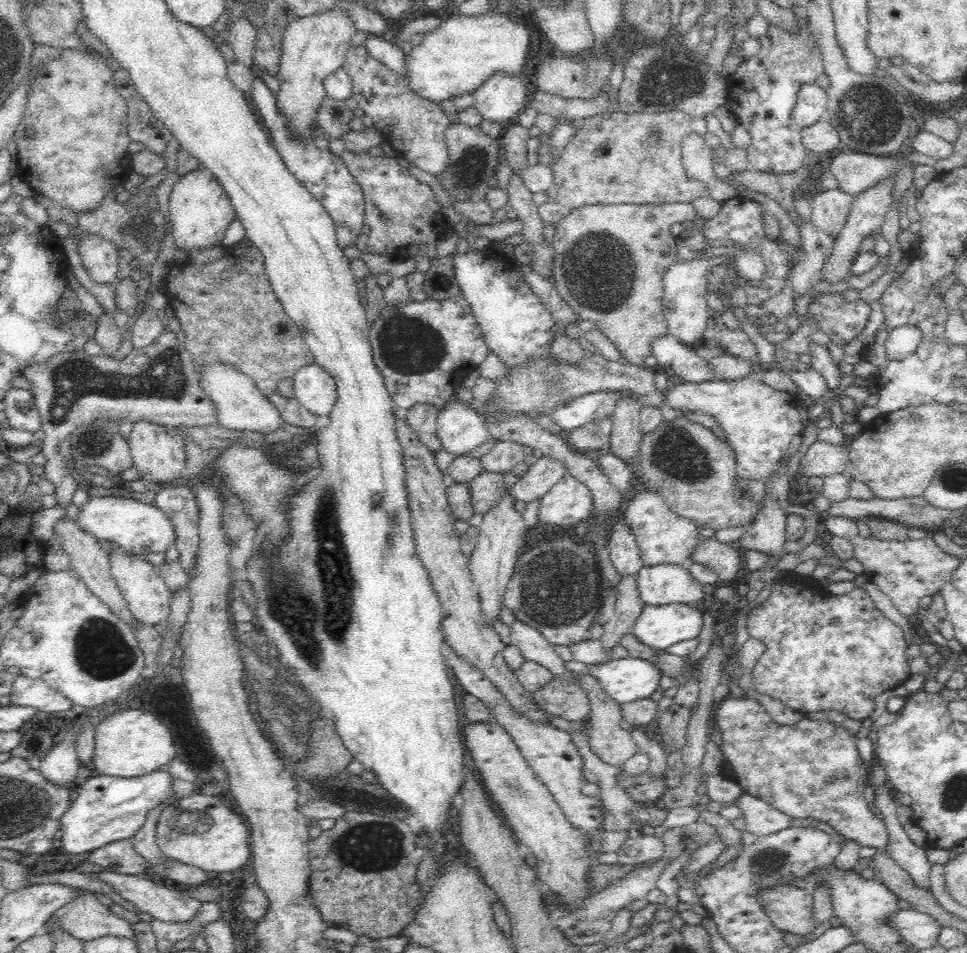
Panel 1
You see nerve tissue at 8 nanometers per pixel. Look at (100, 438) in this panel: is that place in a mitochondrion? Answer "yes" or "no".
yes

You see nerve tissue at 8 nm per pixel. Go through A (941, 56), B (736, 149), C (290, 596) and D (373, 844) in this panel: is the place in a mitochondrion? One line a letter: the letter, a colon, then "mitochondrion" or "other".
A: other
B: other
C: mitochondrion
D: mitochondrion

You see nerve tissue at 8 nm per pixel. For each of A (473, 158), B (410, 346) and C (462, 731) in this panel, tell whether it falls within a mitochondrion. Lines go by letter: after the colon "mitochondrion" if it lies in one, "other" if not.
A: mitochondrion
B: mitochondrion
C: other

